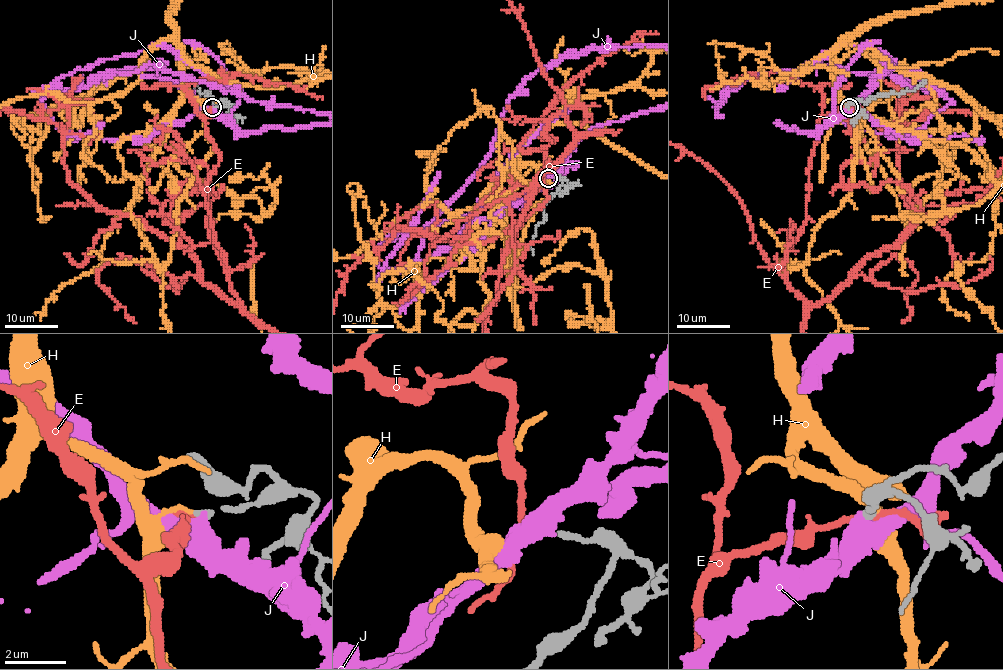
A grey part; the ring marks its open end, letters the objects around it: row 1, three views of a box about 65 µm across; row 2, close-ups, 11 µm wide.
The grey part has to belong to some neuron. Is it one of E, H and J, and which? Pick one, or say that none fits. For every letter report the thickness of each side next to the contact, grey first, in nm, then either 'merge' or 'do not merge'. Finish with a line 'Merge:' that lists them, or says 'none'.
E: 200/200 nm | do not merge
H: 200/160 nm | merge
J: 240/700 nm | do not merge
Merge: H

